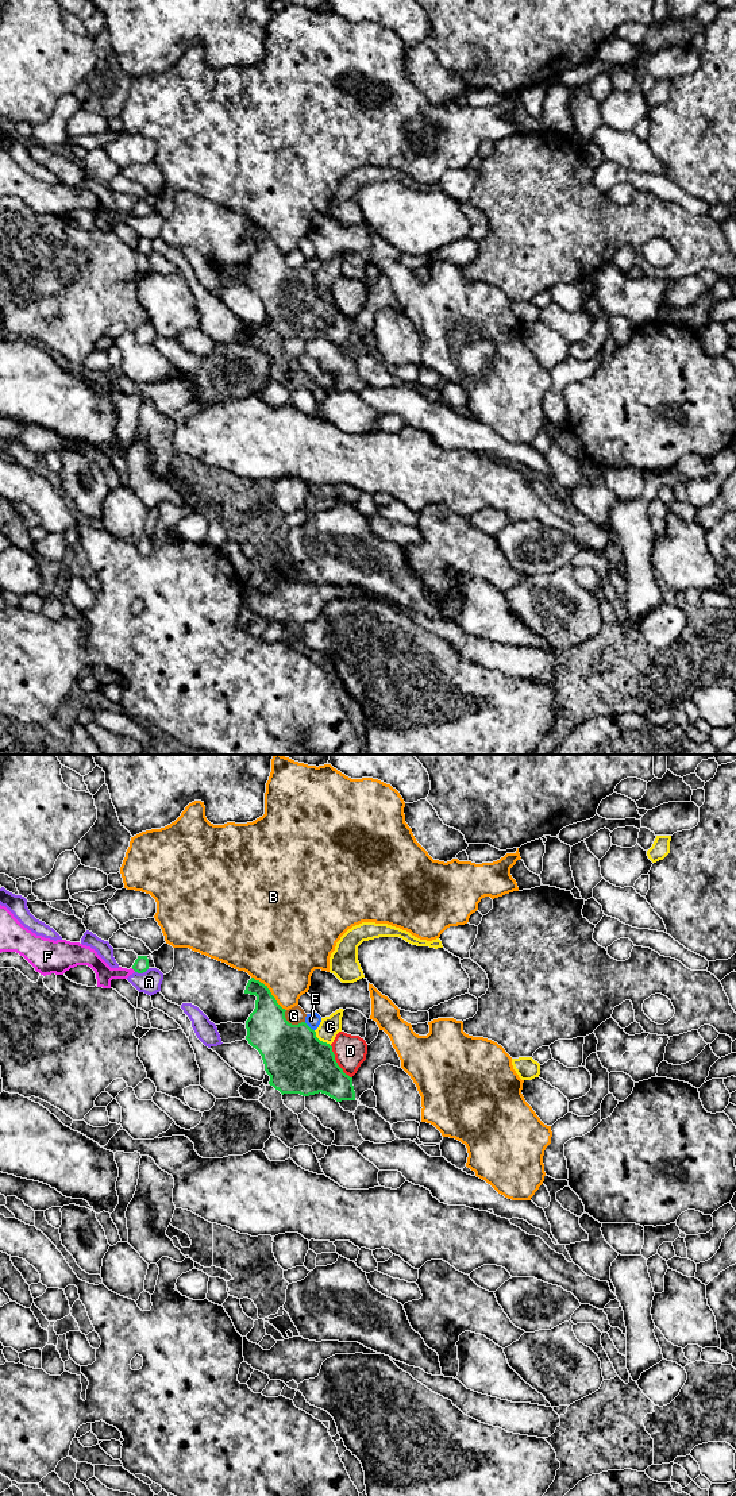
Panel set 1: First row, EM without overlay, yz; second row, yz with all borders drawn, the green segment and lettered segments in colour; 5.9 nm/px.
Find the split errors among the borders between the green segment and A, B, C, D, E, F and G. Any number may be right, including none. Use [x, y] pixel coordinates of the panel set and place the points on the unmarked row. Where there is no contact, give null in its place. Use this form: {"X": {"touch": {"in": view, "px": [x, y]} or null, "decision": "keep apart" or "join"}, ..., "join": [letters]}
{"A": {"touch": {"in": "yz", "px": [142, 216]}, "decision": "keep apart"}, "B": {"touch": {"in": "yz", "px": [269, 235]}, "decision": "keep apart"}, "C": {"touch": {"in": "yz", "px": [319, 284]}, "decision": "keep apart"}, "D": {"touch": {"in": "yz", "px": [336, 307]}, "decision": "keep apart"}, "E": {"touch": {"in": "yz", "px": [308, 270]}, "decision": "keep apart"}, "F": {"touch": {"in": "yz", "px": [134, 214]}, "decision": "keep apart"}, "G": {"touch": {"in": "yz", "px": [291, 268]}, "decision": "keep apart"}, "join": []}

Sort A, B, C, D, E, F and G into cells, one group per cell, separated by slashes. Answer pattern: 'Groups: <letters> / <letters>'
Groups: A / B / C / D / E / F / G

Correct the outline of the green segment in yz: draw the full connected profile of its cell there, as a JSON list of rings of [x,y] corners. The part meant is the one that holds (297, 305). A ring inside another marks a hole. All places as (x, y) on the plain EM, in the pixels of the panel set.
[[[251,221],[244,238],[255,239],[255,252],[246,265],[248,288],[262,300],[265,315],[270,320],[269,328],[284,338],[309,340],[325,338],[336,346],[355,344],[352,321],[338,309],[332,290],[320,285],[316,275],[305,266],[292,269],[285,262],[282,252],[271,239],[267,230]]]

